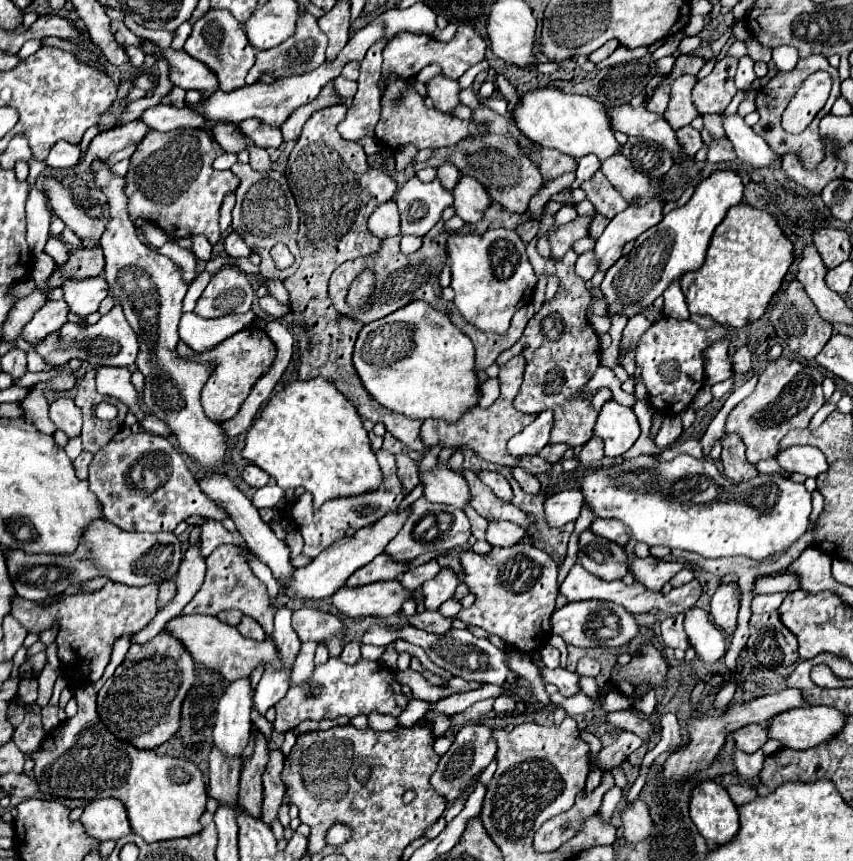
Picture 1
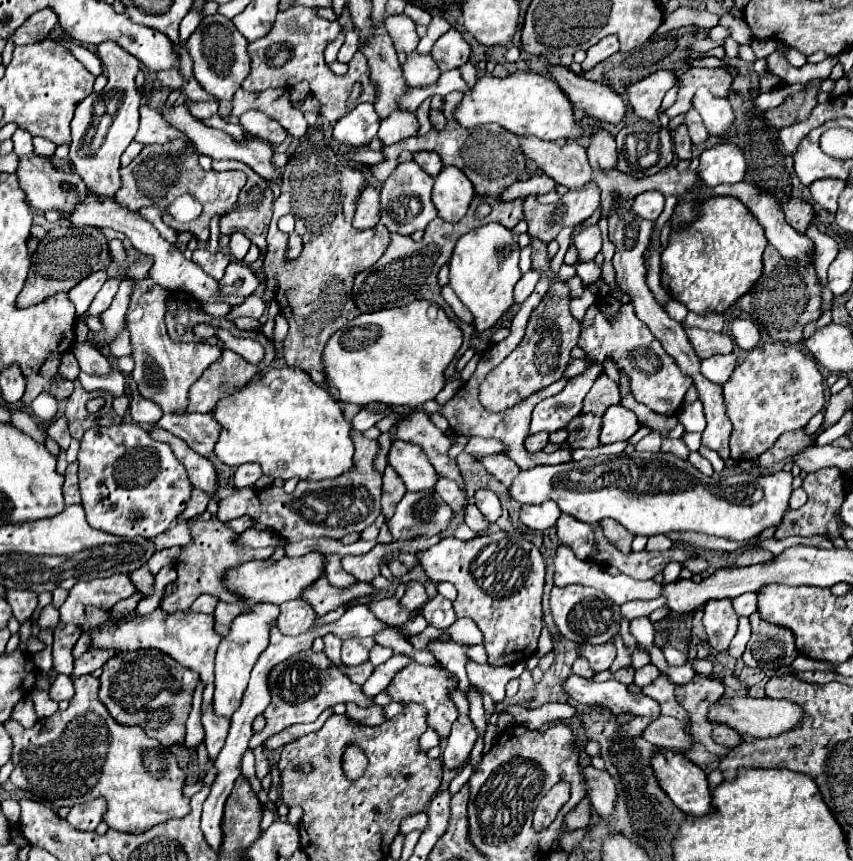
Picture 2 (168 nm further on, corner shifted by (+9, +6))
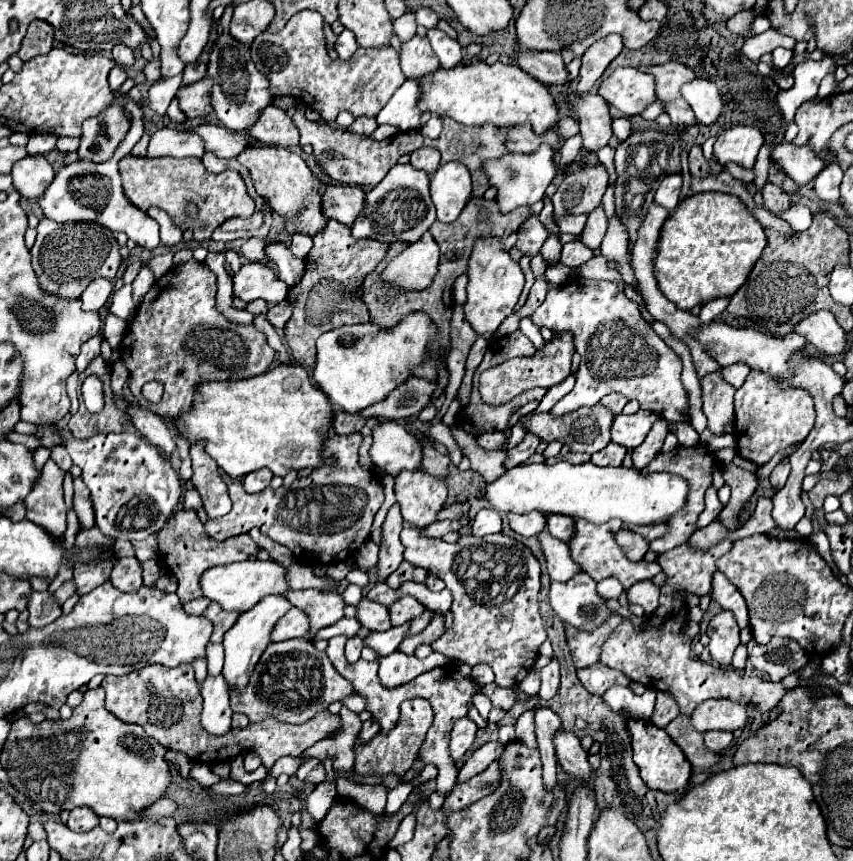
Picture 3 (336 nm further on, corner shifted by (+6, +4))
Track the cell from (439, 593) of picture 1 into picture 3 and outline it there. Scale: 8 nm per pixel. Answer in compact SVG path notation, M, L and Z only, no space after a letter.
M401 596L399 600L395 600L389 606L389 616L391 616L393 626L401 626L401 624L421 616L423 612L425 612L425 606L421 602L417 602L413 596Z

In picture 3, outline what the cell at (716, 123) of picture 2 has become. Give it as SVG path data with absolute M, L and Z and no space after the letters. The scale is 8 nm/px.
M697 76L695 80L683 84L681 98L687 100L691 110L695 112L697 122L707 126L713 124L723 110L723 100L717 86L703 76Z

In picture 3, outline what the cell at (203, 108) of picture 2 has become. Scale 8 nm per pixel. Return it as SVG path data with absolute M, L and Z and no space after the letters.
M203 78L199 82L193 82L189 86L181 86L179 92L175 94L179 100L179 108L187 118L197 118L197 116L207 116L213 112L211 106L211 80Z

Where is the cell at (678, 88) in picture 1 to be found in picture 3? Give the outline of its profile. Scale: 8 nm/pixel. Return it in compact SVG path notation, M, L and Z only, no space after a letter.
M617 68L599 84L599 94L627 116L637 116L655 102L655 78L635 68Z

